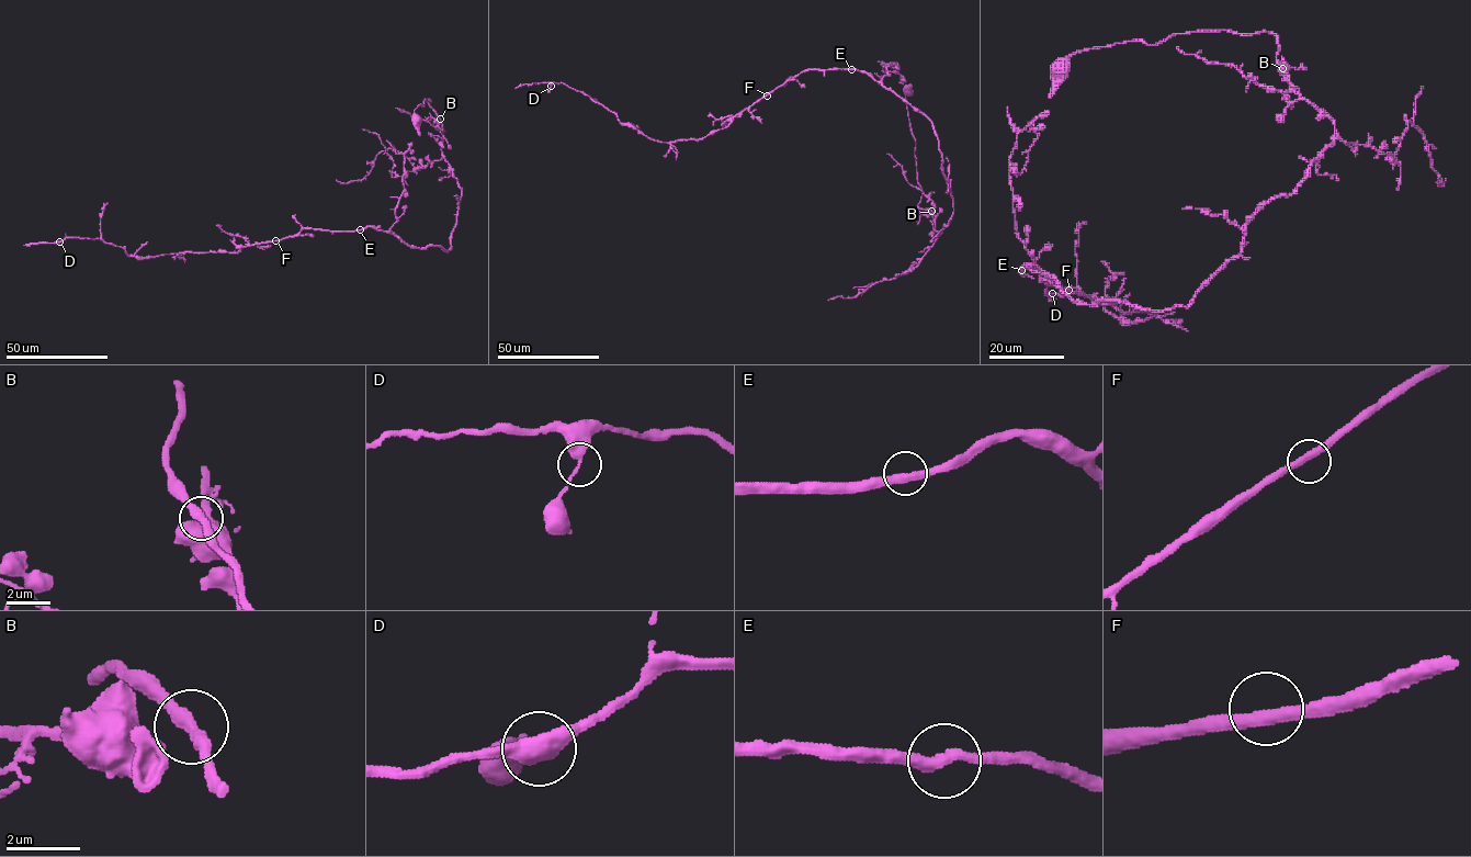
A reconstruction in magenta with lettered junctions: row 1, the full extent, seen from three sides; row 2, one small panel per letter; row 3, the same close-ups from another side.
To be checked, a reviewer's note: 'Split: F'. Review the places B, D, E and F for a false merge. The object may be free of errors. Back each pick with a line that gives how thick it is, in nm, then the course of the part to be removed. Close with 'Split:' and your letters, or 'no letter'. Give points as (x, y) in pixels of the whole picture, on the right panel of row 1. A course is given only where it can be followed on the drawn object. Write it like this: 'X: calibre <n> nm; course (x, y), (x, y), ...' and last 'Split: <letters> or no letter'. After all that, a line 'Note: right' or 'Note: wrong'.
Split: no letter
Note: wrong

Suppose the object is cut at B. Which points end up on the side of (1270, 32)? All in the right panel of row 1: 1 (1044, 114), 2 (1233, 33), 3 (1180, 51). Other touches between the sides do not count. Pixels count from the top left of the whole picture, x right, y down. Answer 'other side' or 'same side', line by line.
1: other side
2: same side
3: other side

